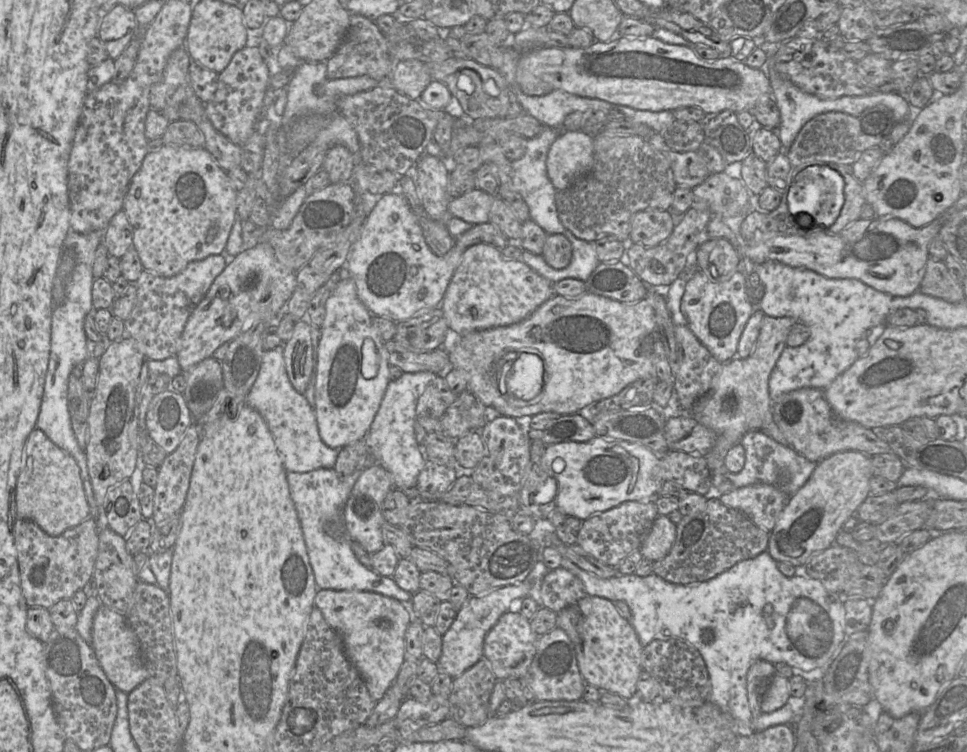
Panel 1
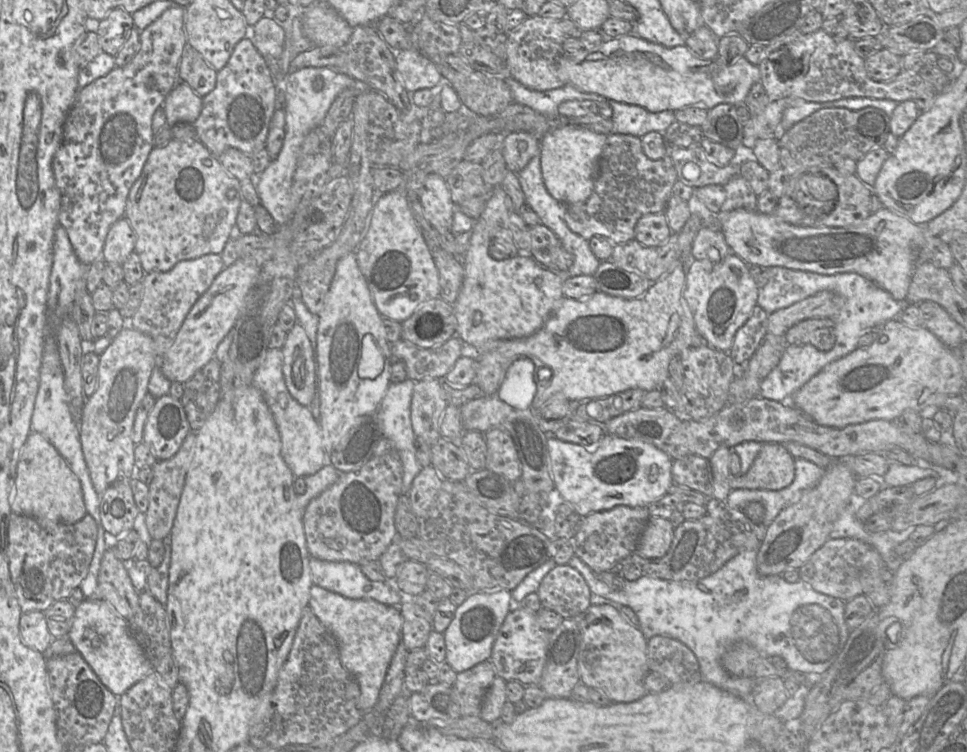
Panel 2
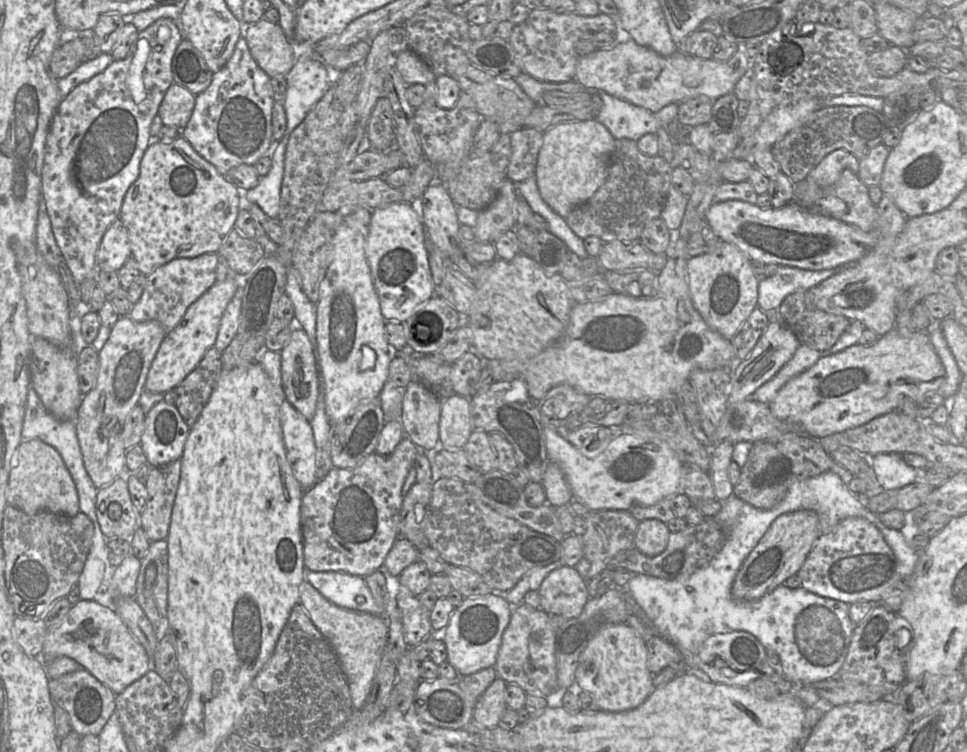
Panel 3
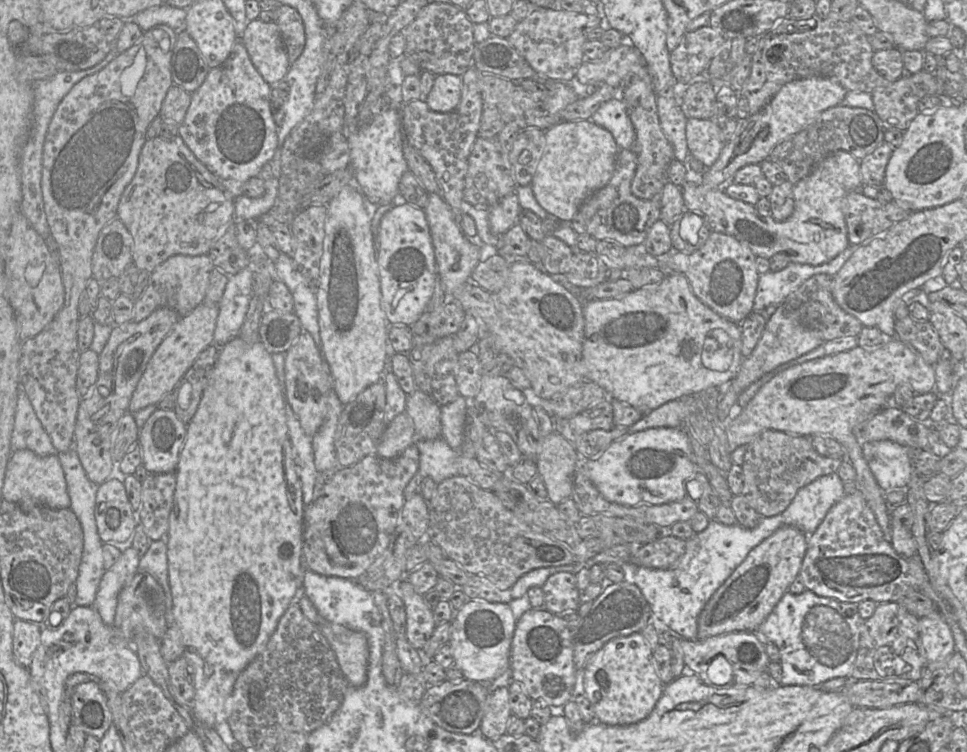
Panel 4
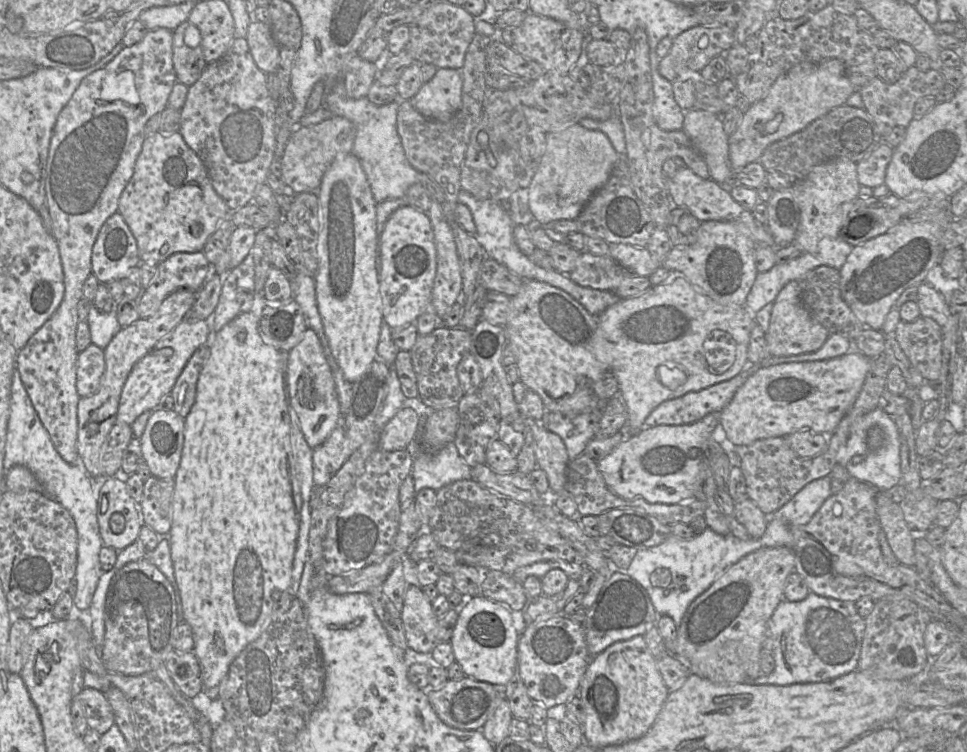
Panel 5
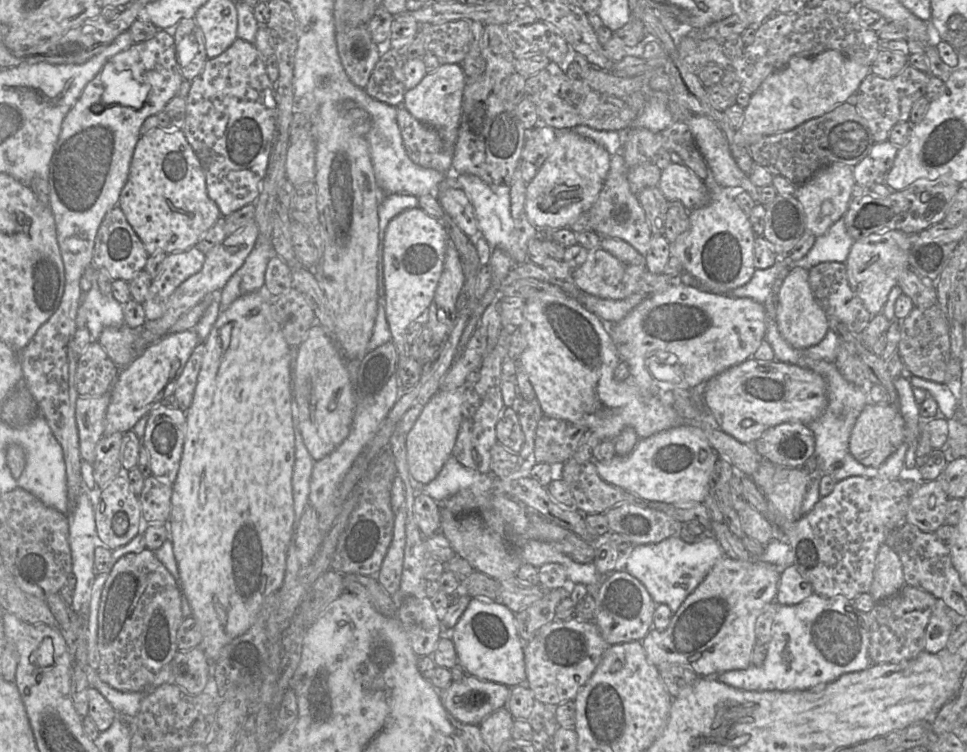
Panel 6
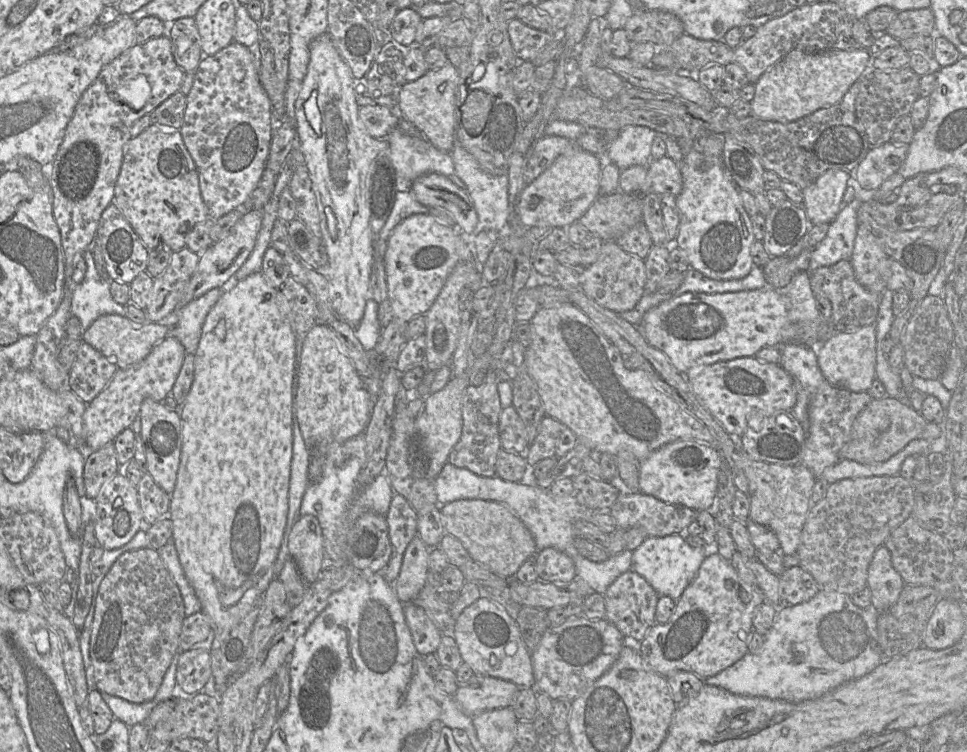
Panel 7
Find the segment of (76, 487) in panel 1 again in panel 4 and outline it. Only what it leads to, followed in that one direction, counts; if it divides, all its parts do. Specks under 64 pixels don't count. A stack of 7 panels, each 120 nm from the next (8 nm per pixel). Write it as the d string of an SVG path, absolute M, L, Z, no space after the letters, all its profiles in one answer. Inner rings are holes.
M28 449L12 453L6 467L2 495L4 500L18 504L24 511L38 505L52 509L70 508L65 475L58 456L39 456Z

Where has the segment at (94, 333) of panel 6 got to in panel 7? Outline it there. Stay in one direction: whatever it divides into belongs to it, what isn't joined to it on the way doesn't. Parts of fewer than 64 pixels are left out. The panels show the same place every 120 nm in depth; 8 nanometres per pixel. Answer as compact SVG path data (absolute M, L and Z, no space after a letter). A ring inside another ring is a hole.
M90 249L83 253L87 270L84 280L72 291L71 315L77 317L83 330L102 315L127 316L126 306L114 301L110 293L110 281L103 280L97 273Z

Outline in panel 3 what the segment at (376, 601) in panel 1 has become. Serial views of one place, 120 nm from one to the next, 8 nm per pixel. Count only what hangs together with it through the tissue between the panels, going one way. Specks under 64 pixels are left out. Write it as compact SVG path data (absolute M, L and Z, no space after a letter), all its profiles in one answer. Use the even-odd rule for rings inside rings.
M305 580L299 588L299 603L334 650L349 686L352 707L361 710L371 692L375 673L388 643L387 618L341 608L327 600Z

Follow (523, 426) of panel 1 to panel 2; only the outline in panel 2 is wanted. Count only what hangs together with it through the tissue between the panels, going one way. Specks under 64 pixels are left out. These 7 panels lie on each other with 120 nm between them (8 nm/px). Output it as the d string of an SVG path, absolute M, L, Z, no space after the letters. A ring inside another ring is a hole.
M501 428L484 433L487 455L485 469L504 476L510 482L521 478L521 463L510 434Z

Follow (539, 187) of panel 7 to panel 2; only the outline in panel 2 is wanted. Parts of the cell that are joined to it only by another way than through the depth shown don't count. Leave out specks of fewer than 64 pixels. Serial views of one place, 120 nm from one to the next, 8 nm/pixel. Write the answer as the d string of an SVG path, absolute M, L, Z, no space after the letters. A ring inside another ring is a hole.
M575 126L554 129L540 141L541 172L549 194L563 205L586 201L599 173L600 157L607 135Z

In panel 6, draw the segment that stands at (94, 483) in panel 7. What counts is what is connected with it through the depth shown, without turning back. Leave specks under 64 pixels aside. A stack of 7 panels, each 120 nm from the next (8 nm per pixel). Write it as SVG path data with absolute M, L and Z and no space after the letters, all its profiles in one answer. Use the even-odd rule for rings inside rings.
M123 433L104 436L96 445L93 477L97 487L103 488L123 473L121 447Z

